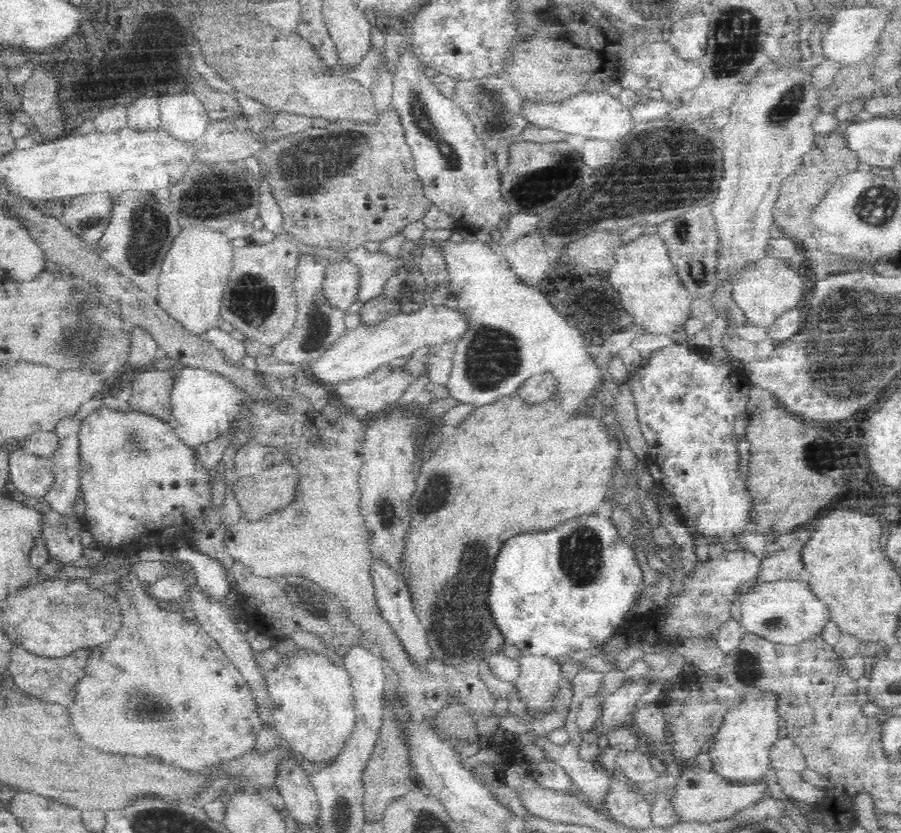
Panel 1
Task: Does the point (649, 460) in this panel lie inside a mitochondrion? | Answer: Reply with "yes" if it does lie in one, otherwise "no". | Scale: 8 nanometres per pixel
no

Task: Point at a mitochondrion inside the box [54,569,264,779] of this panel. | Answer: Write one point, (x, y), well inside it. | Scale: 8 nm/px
(143, 704)

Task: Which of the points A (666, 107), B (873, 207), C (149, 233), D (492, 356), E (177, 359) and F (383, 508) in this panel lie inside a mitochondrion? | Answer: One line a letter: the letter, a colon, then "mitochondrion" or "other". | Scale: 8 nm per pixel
A: other
B: mitochondrion
C: mitochondrion
D: mitochondrion
E: other
F: mitochondrion

